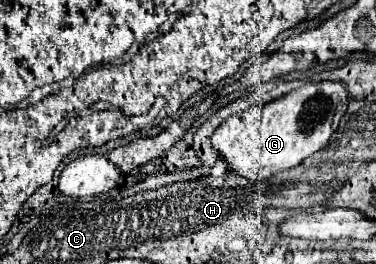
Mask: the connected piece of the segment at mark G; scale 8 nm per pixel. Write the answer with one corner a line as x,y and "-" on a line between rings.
340,81
308,83
306,87
300,87
264,107
250,107
228,117
212,133
212,149
216,149
220,159
228,163
230,173
262,183
284,169
304,163
304,159
308,159
312,153
324,149
330,135
338,129
346,107
348,97

